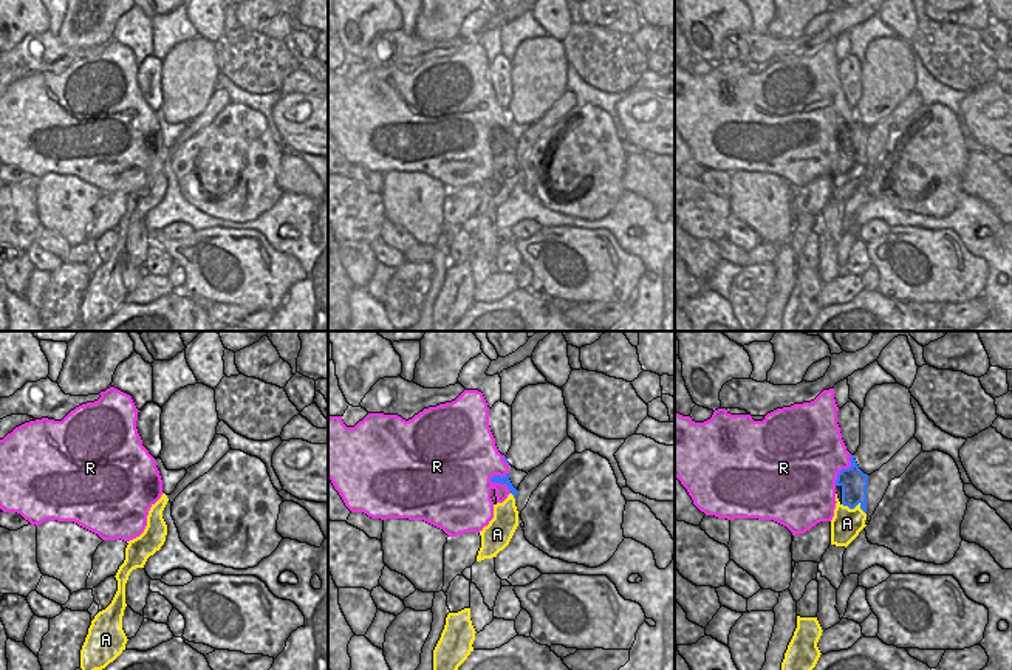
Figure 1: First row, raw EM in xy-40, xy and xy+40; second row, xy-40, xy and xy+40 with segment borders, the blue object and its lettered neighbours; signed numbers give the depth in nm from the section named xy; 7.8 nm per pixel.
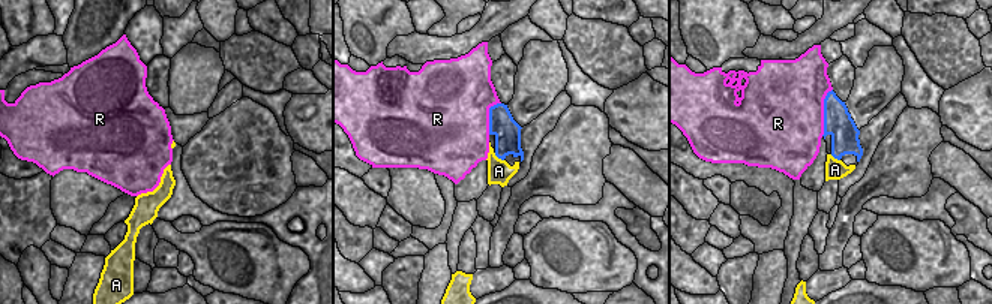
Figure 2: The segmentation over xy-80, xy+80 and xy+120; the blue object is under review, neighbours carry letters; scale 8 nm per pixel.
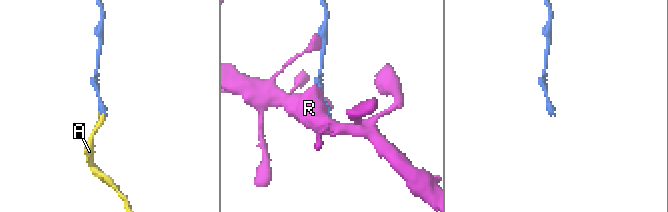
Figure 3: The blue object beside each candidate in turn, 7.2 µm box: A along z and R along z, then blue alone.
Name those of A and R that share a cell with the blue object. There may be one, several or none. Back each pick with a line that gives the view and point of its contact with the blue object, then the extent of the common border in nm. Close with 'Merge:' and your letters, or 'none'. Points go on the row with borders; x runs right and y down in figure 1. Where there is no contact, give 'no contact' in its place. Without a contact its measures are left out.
A: xy+40 (854, 506) | 220 nm
Merge: A

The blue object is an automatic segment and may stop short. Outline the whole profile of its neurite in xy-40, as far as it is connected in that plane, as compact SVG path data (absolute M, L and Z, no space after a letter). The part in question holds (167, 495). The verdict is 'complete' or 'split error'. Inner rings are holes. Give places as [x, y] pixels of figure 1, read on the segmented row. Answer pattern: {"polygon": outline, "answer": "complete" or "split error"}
{"polygon": "M169 495L152 504L147 515L144 532L127 542L125 560L116 573L118 591L111 603L99 611L88 628L88 634L80 650L82 670L102 670L113 662L124 650L127 636L122 630L122 616L125 603L125 583L128 576L136 568L144 568L147 559L153 555L166 542L167 525L162 518L162 511L169 501Z", "answer": "split error"}

